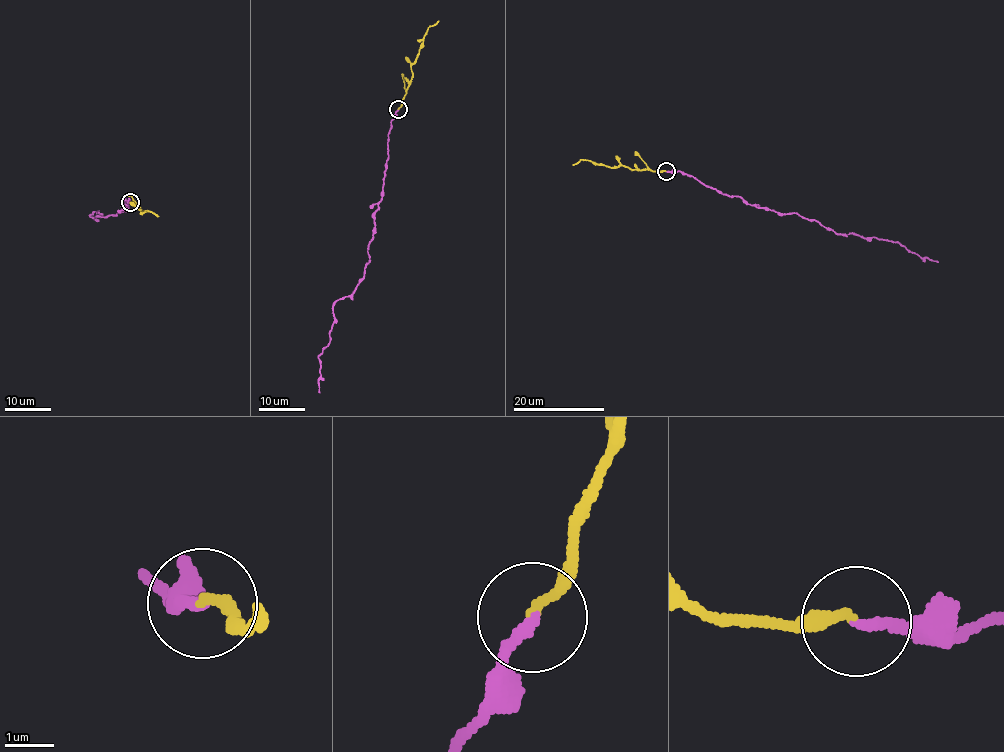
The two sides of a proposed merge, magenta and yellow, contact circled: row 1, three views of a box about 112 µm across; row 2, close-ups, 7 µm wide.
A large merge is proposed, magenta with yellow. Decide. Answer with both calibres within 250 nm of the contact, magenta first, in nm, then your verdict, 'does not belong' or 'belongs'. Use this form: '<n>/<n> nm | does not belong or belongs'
220/200 nm | does not belong

